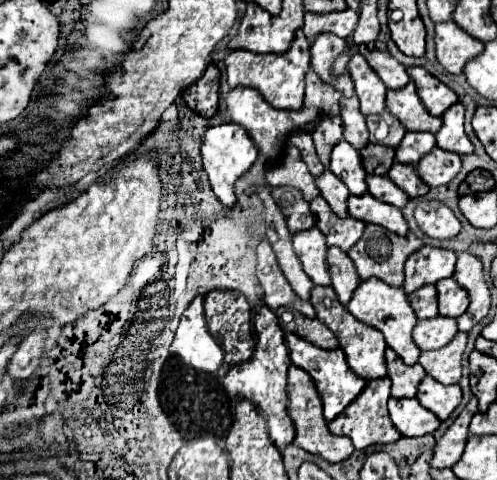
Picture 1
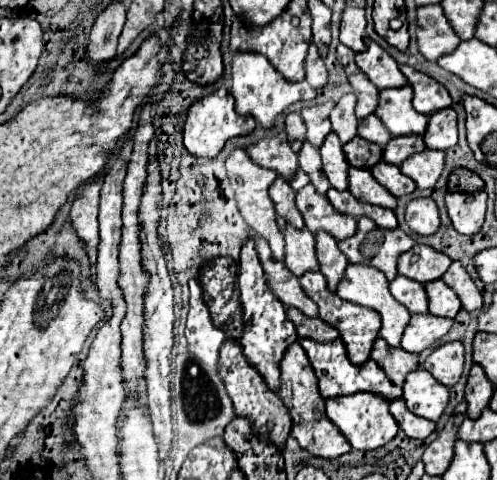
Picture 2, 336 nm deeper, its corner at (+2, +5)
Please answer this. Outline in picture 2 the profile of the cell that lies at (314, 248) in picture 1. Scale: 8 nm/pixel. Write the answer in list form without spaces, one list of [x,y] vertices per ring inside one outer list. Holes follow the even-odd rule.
[[[276,217],[276,223],[284,235],[284,263],[296,275],[302,277],[308,271],[318,271],[316,261],[316,239],[308,229],[296,229],[286,223],[286,219]]]

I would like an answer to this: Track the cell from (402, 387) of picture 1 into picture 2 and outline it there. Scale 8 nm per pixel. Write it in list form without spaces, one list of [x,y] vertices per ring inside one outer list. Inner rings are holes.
[[[378,337],[374,341],[370,357],[384,369],[388,379],[398,387],[402,387],[402,383],[410,371],[418,369],[418,355],[408,353],[400,347],[390,347],[382,337]]]

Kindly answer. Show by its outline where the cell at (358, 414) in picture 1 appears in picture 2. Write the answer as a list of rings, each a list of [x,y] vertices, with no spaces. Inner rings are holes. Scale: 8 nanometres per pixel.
[[[355,393],[326,399],[326,413],[330,421],[342,431],[352,449],[378,449],[398,433],[398,423],[388,411],[388,401],[376,393]]]

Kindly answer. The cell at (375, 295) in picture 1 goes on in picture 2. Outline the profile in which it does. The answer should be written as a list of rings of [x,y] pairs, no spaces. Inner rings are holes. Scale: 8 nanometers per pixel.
[[[350,263],[346,267],[346,271],[344,271],[342,281],[338,283],[336,295],[340,299],[344,299],[344,301],[350,301],[350,303],[356,303],[356,305],[364,305],[364,307],[376,309],[380,313],[380,317],[382,317],[382,327],[380,327],[382,339],[386,339],[386,343],[392,345],[392,347],[398,347],[400,345],[400,339],[402,339],[404,327],[406,327],[408,319],[410,319],[410,313],[392,297],[390,289],[388,289],[388,279],[378,269]]]

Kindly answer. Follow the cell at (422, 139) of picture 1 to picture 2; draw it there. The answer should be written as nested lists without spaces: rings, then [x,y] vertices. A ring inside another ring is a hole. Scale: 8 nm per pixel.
[[[402,135],[392,137],[388,145],[382,149],[382,159],[392,165],[400,165],[404,159],[408,159],[412,153],[420,153],[426,149],[424,139],[420,135]]]

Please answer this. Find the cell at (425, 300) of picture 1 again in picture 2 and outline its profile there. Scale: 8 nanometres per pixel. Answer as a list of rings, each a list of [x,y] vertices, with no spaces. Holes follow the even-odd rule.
[[[398,275],[392,283],[390,283],[390,293],[392,297],[396,297],[410,313],[428,313],[428,297],[424,291],[424,285]]]

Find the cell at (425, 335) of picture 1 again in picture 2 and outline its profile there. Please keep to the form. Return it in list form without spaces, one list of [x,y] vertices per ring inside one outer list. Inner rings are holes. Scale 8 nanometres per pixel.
[[[430,313],[412,315],[406,329],[404,329],[400,347],[404,351],[410,351],[410,353],[422,353],[434,341],[442,339],[450,331],[452,323],[454,323],[452,319],[436,317],[436,315],[430,315]]]

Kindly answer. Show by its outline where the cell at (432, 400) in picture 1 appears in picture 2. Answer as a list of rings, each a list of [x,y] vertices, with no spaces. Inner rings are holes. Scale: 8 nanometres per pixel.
[[[416,369],[404,383],[406,407],[430,421],[438,421],[448,405],[448,387],[442,387],[426,369]]]

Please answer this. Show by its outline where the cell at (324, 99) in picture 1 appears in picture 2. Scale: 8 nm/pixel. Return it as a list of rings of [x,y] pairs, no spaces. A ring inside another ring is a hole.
[[[314,43],[308,47],[308,57],[306,57],[306,81],[308,81],[314,89],[326,85],[326,81],[328,81],[328,71],[326,71],[324,61],[322,61],[322,57],[320,57],[320,53],[318,53],[318,49],[316,49]]]

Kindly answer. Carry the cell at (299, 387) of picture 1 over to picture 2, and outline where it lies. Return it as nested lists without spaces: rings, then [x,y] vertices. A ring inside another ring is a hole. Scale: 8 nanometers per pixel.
[[[296,341],[292,343],[282,361],[280,361],[280,389],[278,389],[280,399],[284,401],[284,405],[288,407],[290,415],[292,415],[292,437],[300,443],[302,449],[310,451],[316,457],[324,457],[324,459],[334,459],[340,457],[344,453],[348,453],[352,447],[346,441],[346,437],[342,437],[340,429],[326,417],[326,409],[324,409],[324,399],[318,391],[318,381],[316,375],[312,371],[312,365],[306,357],[306,351],[302,349],[302,345]]]

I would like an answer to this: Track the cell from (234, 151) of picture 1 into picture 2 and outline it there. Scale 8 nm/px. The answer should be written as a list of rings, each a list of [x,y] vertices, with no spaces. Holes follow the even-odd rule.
[[[220,87],[212,95],[206,95],[194,101],[188,109],[188,117],[184,123],[184,147],[196,157],[216,157],[224,147],[226,139],[248,133],[254,129],[254,117],[242,117],[234,109],[234,97],[226,87]]]

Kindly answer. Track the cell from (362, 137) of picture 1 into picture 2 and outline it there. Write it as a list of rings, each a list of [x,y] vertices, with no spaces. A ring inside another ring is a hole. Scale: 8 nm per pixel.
[[[348,93],[336,103],[336,107],[330,113],[332,131],[340,137],[342,143],[348,143],[356,135],[358,119],[354,115],[354,105],[356,105],[356,97],[354,93]]]

